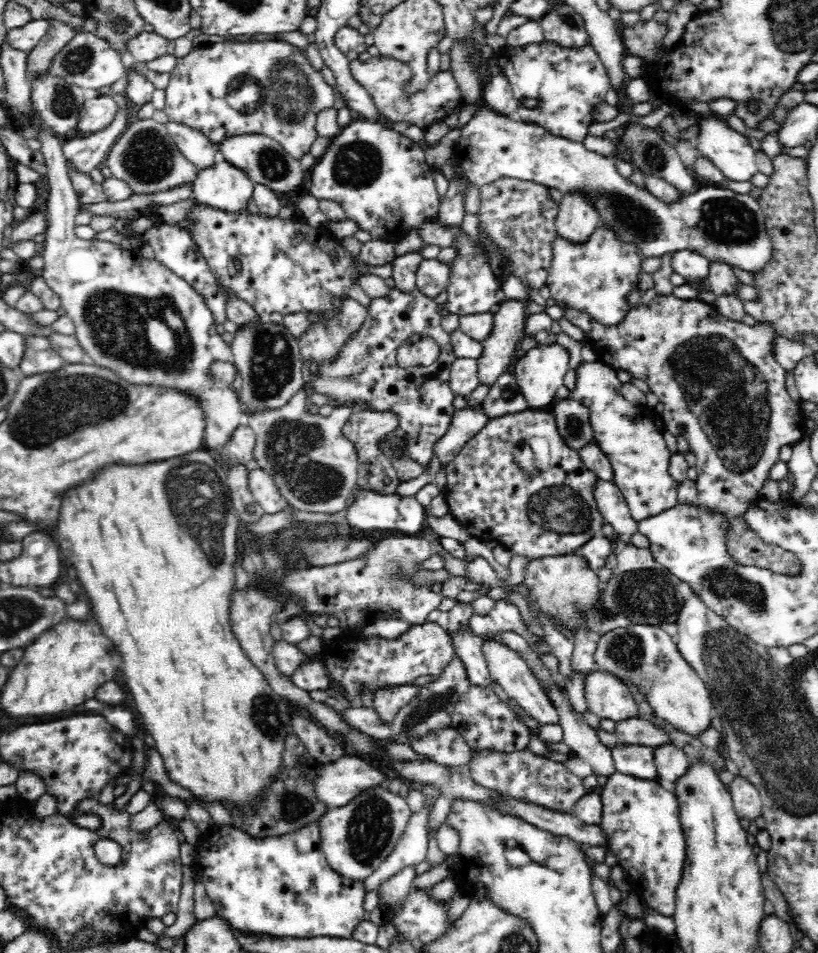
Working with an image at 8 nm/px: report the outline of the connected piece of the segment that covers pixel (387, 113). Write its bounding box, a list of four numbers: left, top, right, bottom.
[350,57,463,131]

